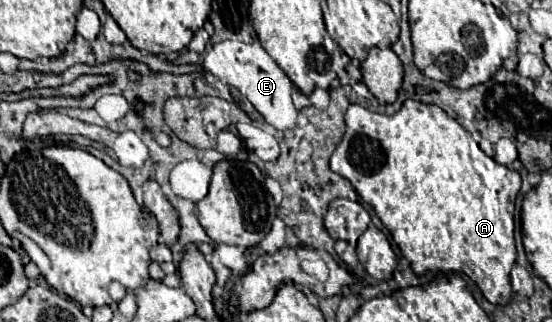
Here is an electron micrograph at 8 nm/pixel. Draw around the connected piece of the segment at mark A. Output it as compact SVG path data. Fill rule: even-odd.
M406 100L396 114L384 116L352 104L346 112L344 138L330 158L330 170L350 180L358 196L374 208L416 274L430 270L464 272L478 284L488 302L508 304L512 300L510 268L516 260L514 200L522 184L520 174L486 156L472 136L442 108Z

